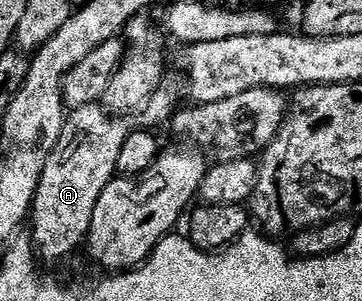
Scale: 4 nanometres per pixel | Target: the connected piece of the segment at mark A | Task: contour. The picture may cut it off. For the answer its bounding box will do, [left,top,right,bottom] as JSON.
[30,79,183,263]

